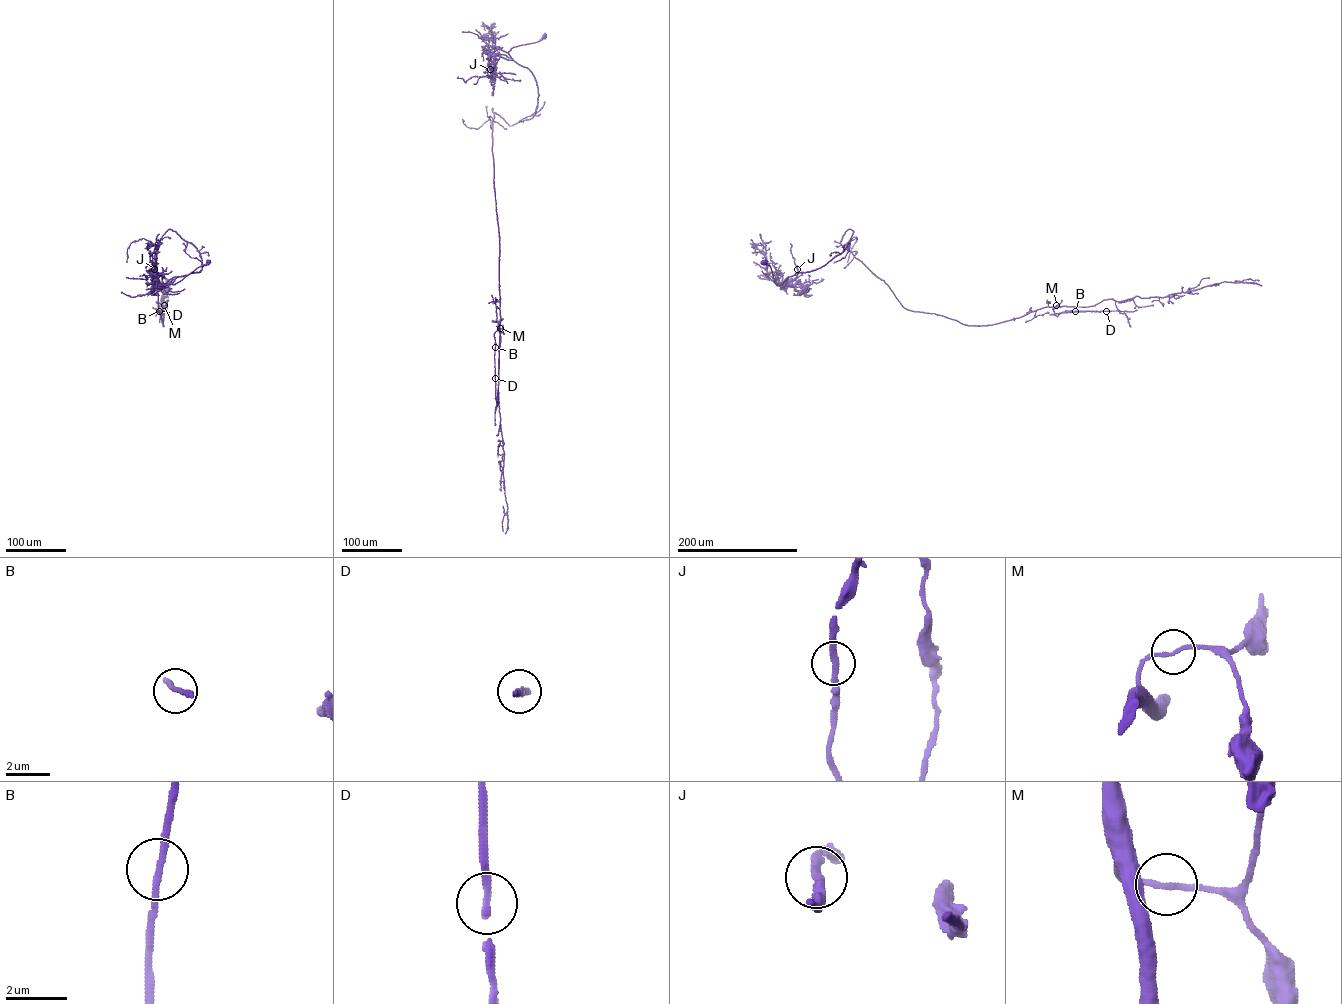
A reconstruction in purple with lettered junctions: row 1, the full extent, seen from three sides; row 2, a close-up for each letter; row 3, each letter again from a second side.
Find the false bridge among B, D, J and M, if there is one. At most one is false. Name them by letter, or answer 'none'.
none

